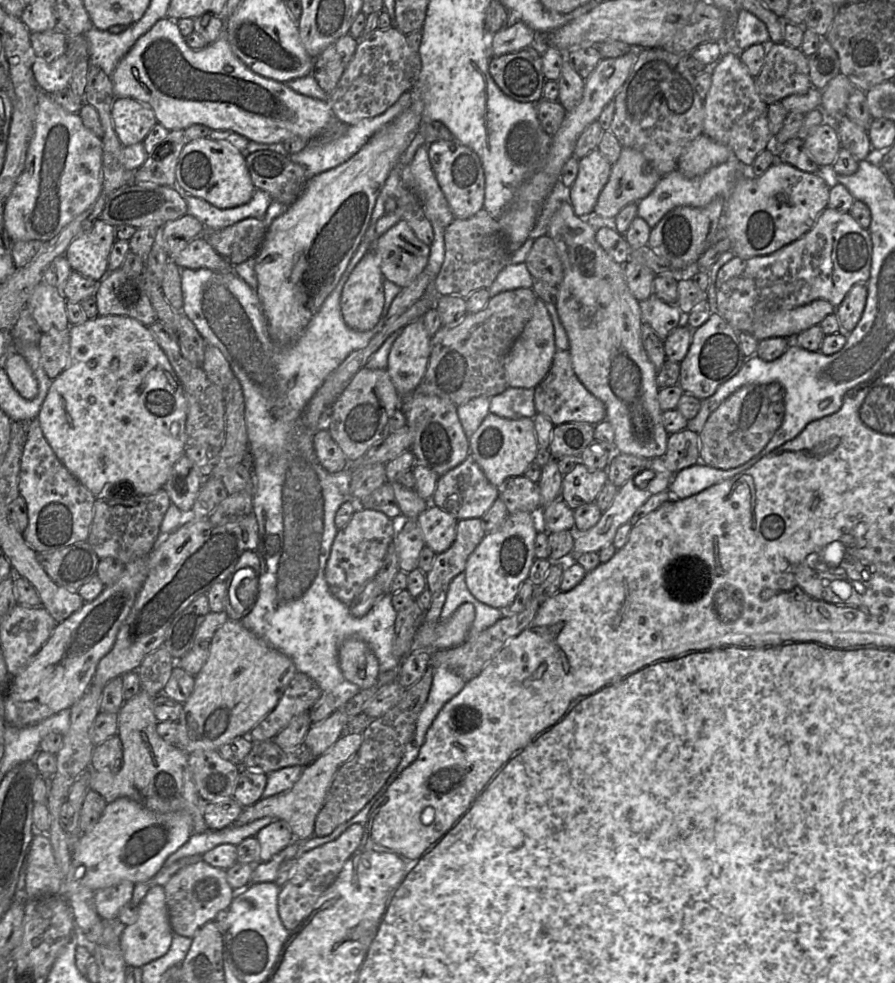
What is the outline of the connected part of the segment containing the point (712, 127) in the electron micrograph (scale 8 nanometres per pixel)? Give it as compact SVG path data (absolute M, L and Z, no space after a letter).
M728 52L720 57L711 69L711 86L704 99L703 134L725 145L742 162L750 167L756 156L772 147L775 135L769 128L768 105L761 100L753 77L740 60L740 55Z

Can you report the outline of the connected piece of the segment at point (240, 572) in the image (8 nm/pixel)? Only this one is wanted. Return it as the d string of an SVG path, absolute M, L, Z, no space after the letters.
M243 552L224 582L224 612L228 619L241 621L253 608L259 591L260 570L258 554Z

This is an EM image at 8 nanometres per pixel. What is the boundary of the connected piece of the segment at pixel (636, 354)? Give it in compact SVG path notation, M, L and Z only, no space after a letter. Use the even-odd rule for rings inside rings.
M568 201L564 202L551 218L547 233L547 235L555 242L558 255L563 265L563 279L558 286L556 307L560 321L563 324L569 339L569 352L571 354L572 366L576 376L586 389L604 403L606 408L605 420L612 425L615 433L616 453L624 453L647 459L663 458L667 451L667 440L669 434L662 423L662 410L659 403L660 389L657 385L656 378L657 372L643 346L641 335L643 320L641 317L640 301L634 297L627 285L624 264L619 264L614 261L613 258L602 248L596 240L596 232L597 230L592 225L590 225L582 217L576 215L572 203Z

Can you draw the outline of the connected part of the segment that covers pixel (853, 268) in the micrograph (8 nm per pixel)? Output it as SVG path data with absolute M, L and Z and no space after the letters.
M826 208L810 231L789 245L769 255L751 258L734 256L724 264L716 279L716 313L736 331L752 335L754 321L773 311L793 309L819 299L838 307L855 284L868 282L872 253L873 244L869 230L862 228L849 212L839 213Z

